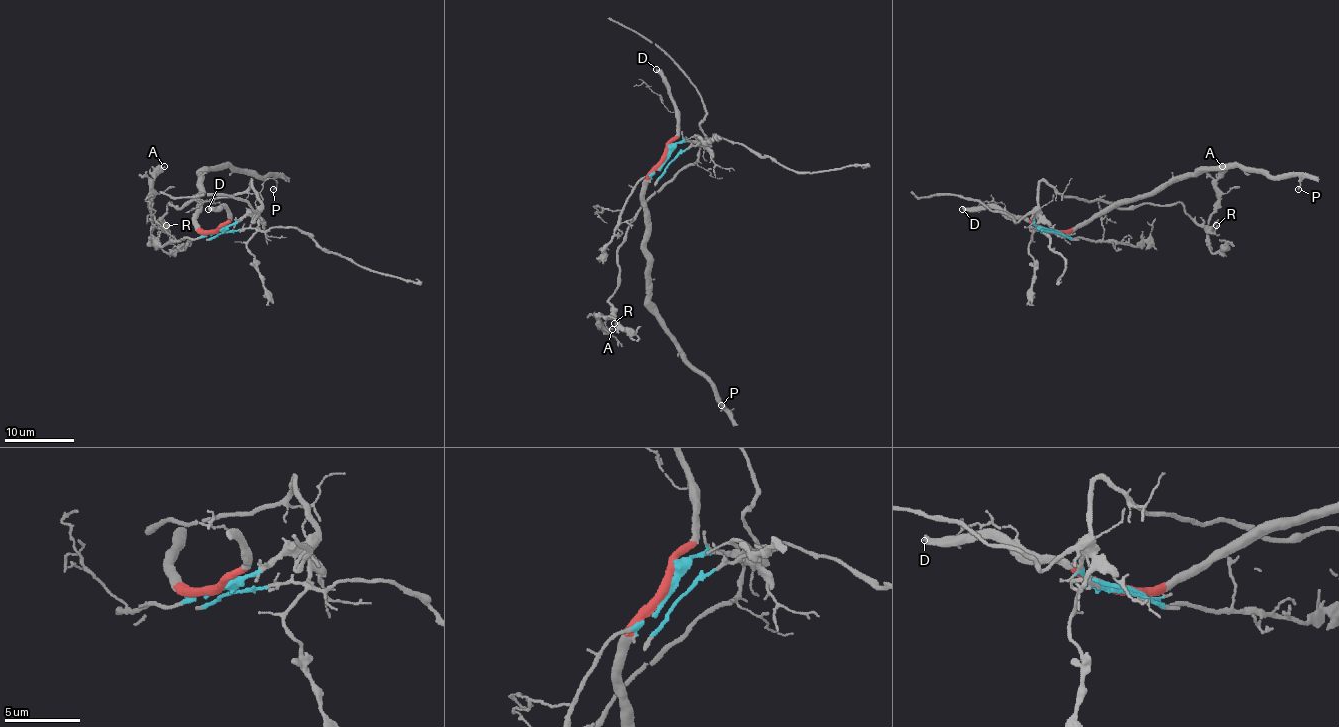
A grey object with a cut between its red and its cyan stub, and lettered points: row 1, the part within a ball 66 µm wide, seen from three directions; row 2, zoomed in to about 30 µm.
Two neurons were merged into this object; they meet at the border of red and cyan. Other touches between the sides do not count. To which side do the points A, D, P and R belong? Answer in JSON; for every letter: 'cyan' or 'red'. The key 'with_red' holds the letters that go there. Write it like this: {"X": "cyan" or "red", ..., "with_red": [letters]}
{"A": "cyan", "D": "red", "P": "red", "R": "cyan", "with_red": ["D", "P"]}

